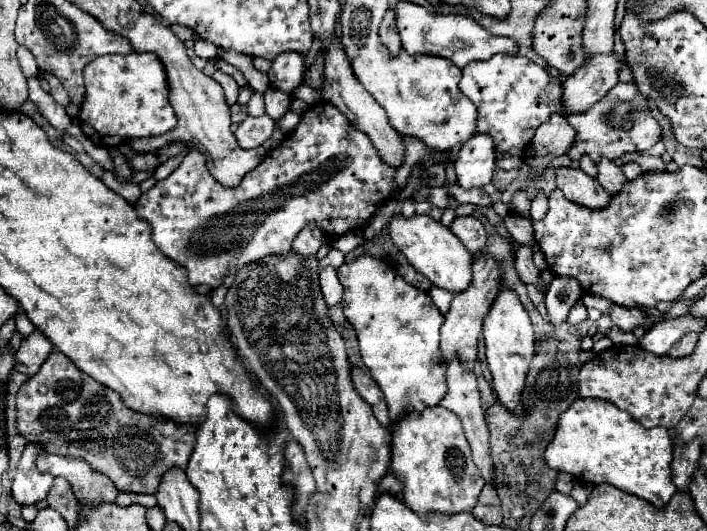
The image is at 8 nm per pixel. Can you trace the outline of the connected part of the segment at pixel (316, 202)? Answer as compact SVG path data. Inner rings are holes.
M317 102L307 108L299 126L289 132L277 148L269 150L265 160L255 170L251 170L251 174L247 174L241 186L219 186L219 182L211 178L203 154L193 148L169 178L157 182L149 192L141 194L135 210L139 218L151 224L153 240L159 250L187 268L191 286L207 284L217 288L223 284L227 274L235 274L249 262L269 254L287 254L299 230L309 222L323 226L323 232L329 236L345 234L367 224L391 196L391 192L395 192L395 174L397 170L383 166L383 160L365 132L357 130L331 102Z

